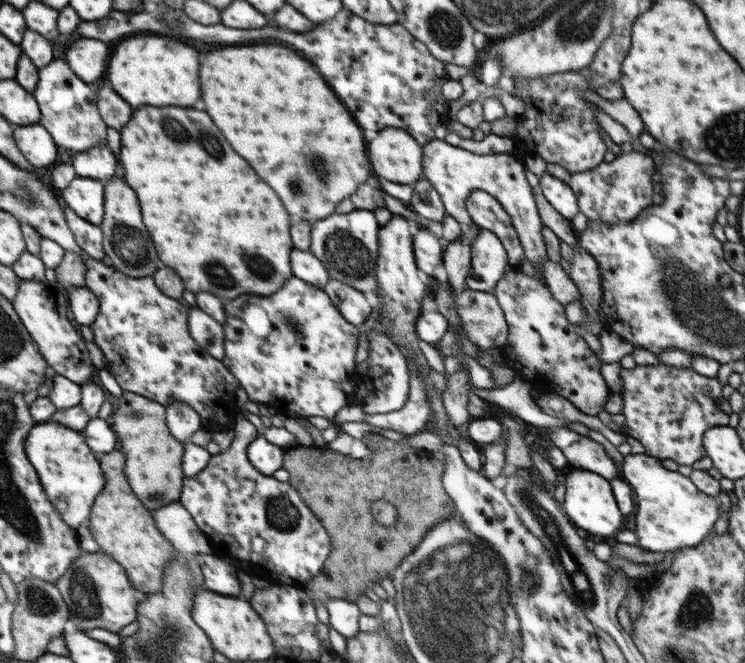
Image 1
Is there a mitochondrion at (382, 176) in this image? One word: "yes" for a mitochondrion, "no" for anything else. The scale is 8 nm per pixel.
no

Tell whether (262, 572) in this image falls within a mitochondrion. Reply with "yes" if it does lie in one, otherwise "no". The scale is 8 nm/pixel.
no

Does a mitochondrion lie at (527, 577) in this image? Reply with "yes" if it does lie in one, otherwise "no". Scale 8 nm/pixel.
yes

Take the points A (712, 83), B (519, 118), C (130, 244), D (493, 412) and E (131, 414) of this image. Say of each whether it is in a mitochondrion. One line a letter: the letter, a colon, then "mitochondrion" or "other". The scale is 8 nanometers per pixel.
A: other
B: other
C: mitochondrion
D: other
E: mitochondrion

